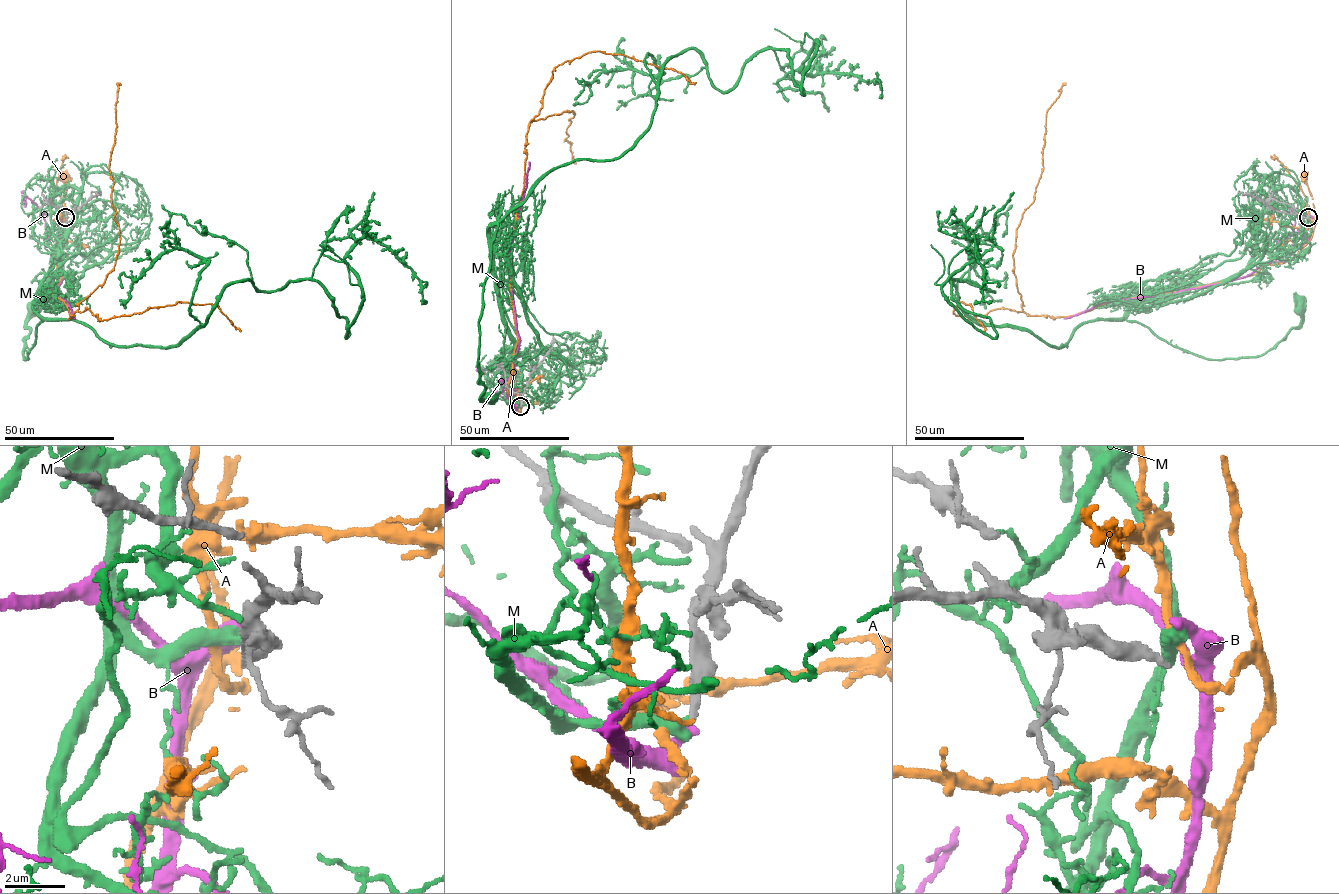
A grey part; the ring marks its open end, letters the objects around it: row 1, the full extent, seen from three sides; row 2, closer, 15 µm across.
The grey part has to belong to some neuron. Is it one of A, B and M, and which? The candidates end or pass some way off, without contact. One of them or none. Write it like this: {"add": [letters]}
{"add": []}

